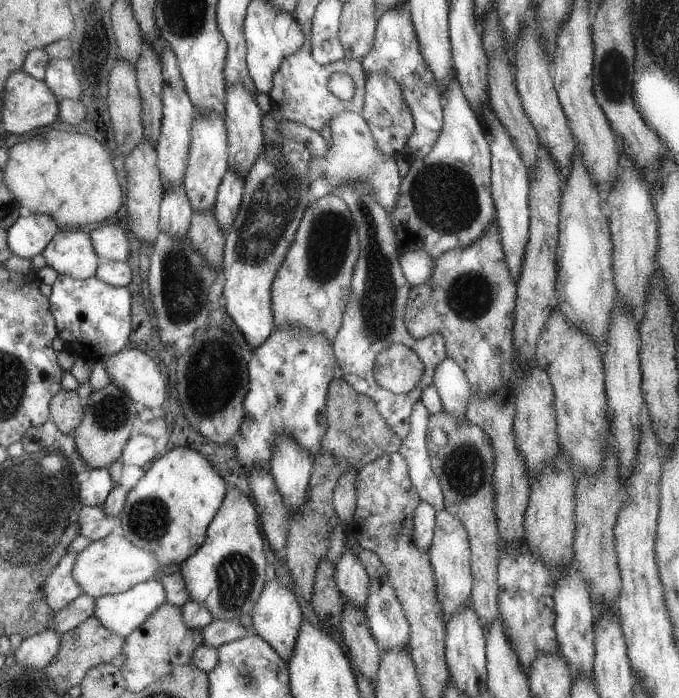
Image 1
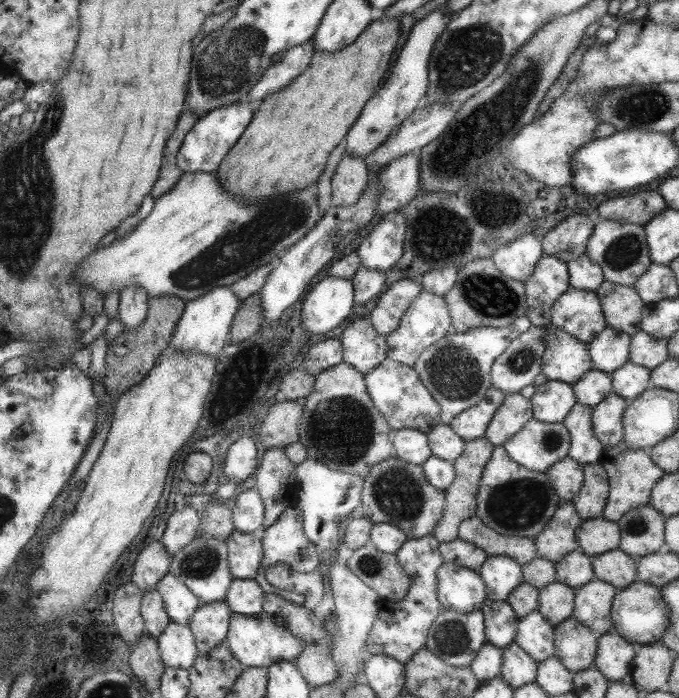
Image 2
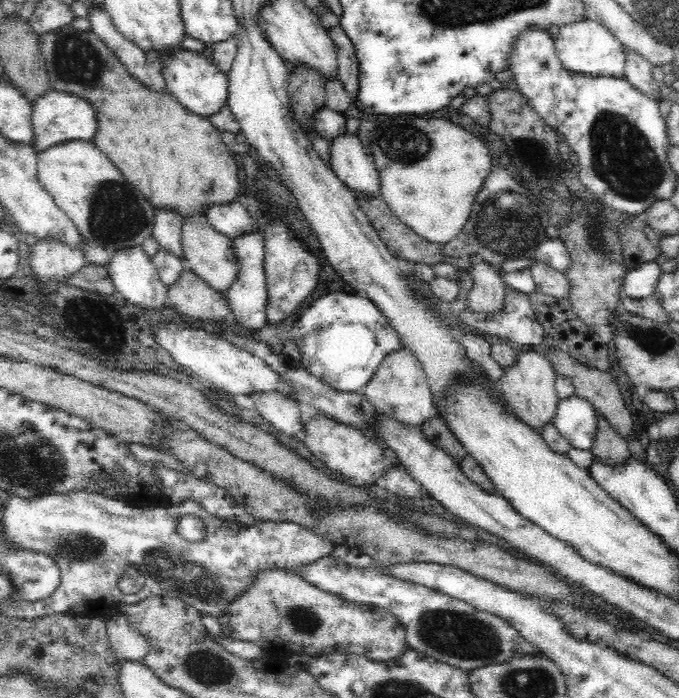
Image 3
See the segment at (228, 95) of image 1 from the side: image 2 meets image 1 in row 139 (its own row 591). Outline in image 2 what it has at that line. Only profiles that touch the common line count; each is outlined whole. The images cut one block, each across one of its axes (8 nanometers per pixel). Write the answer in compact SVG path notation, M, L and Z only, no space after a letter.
M235 578L231 582L229 594L225 598L227 606L231 608L233 614L261 614L263 612L263 602L265 602L265 592L255 580L241 580Z

